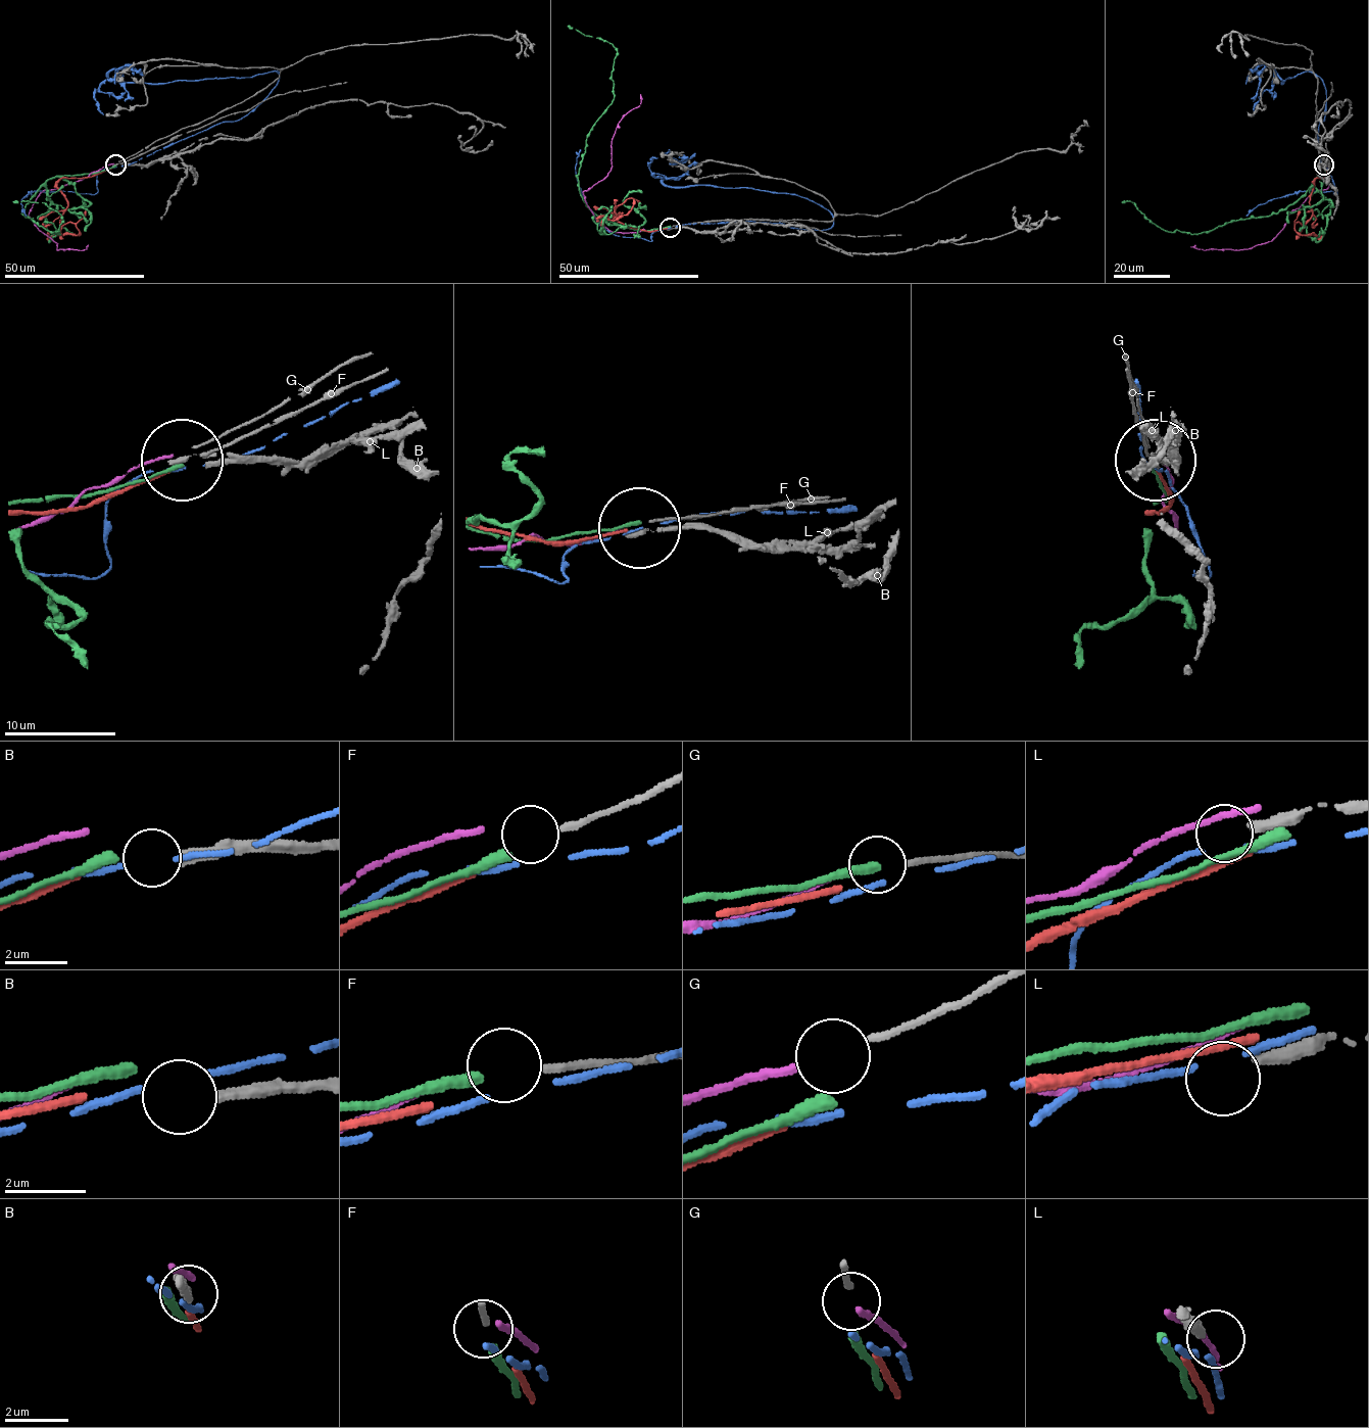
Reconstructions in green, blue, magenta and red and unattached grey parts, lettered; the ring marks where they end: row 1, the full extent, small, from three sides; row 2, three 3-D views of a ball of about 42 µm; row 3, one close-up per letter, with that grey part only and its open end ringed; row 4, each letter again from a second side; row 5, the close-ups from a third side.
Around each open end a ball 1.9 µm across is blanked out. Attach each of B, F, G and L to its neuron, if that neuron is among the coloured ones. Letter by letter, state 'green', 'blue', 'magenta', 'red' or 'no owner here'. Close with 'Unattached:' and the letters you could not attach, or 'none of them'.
B: no owner here
F: green
G: magenta
L: no owner here
Unattached: B, L

